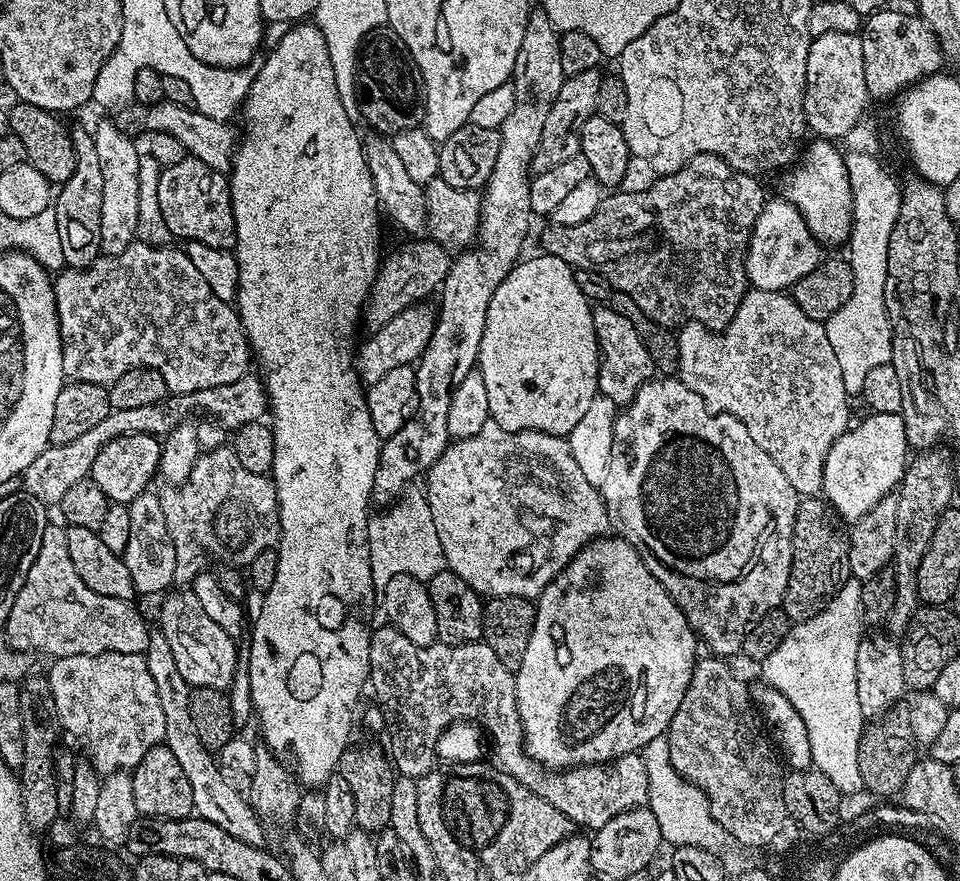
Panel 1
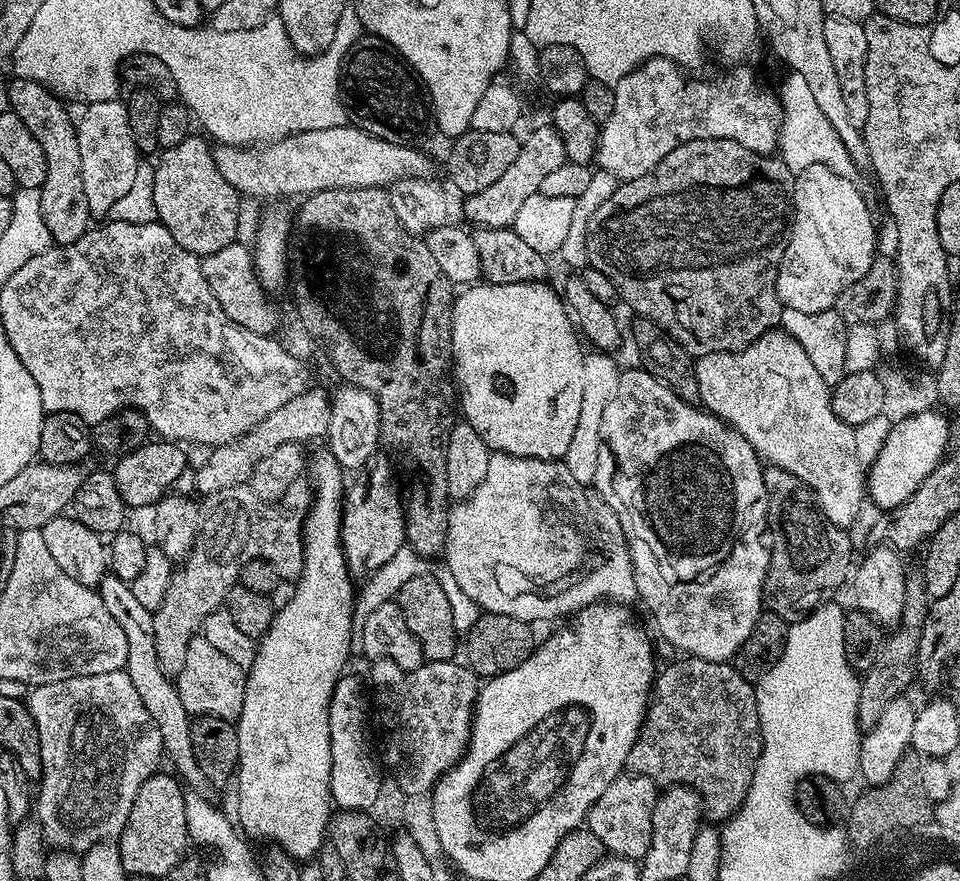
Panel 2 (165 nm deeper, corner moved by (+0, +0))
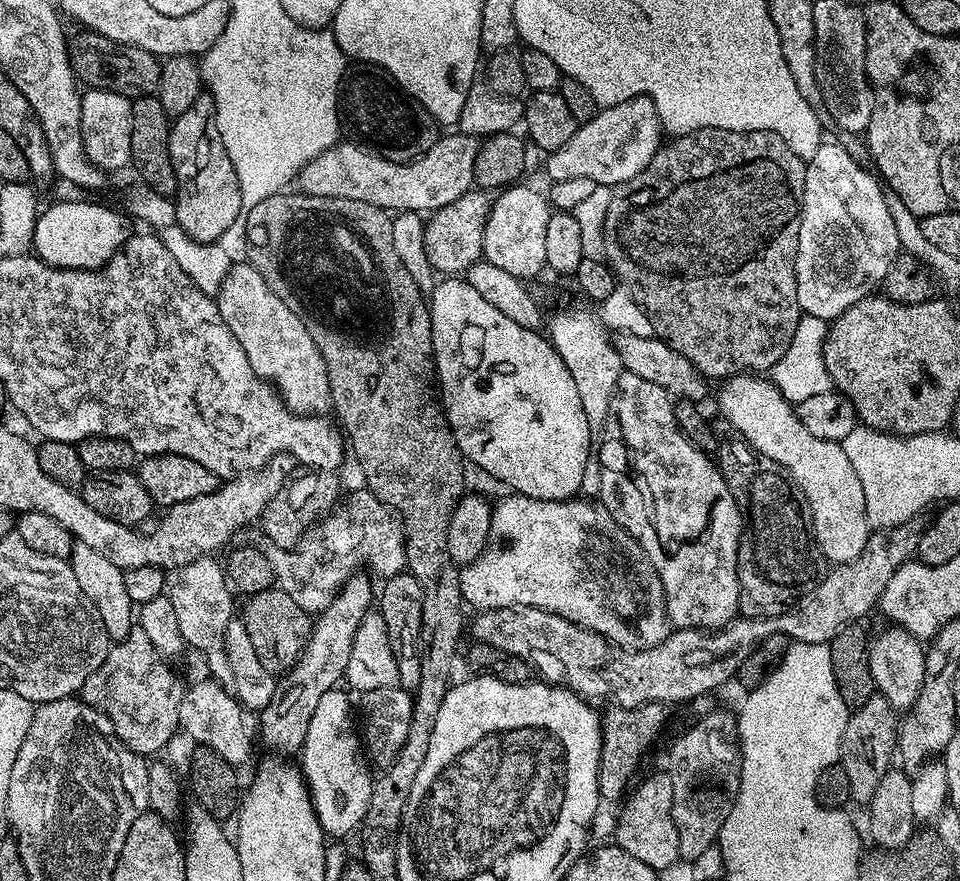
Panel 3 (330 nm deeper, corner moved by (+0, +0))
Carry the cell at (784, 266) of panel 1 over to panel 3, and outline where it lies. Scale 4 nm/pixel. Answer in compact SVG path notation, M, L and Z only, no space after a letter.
M821 143L813 156L807 157L804 169L804 197L800 203L800 233L798 234L798 254L796 255L796 285L798 286L798 302L801 313L805 316L813 316L827 322L831 322L836 317L842 315L854 302L858 302L864 296L875 293L888 278L888 272L897 256L901 255L902 249L898 242L898 234L894 231L894 220L890 218L890 210L886 206L885 191L877 177L864 169L865 165L854 159L848 152L847 147L841 144Z

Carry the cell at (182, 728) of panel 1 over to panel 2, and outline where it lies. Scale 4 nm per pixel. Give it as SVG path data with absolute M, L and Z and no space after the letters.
M111 574L105 575L98 585L98 591L102 598L102 606L106 606L106 610L114 618L114 622L118 622L118 626L122 628L122 634L126 634L124 668L130 674L130 682L134 682L134 690L138 690L138 698L142 698L142 706L146 706L146 710L150 710L150 718L154 718L154 722L158 726L158 734L162 734L167 759L172 759L179 779L189 789L207 789L209 787L208 780L198 768L192 746L190 746L192 724L190 713L186 710L186 706L182 706L182 698L178 694L175 683L158 662L158 654L154 650L153 612L146 610L146 606L138 603L138 598L134 598L132 585L127 580L120 580Z

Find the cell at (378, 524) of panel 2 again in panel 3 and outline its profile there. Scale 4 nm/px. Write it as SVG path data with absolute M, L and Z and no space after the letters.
M364 574L349 576L330 602L330 606L326 606L315 617L303 652L293 667L277 679L274 698L270 698L270 702L258 713L259 739L261 736L266 743L273 744L276 748L285 748L292 754L299 753L304 747L306 730L310 726L310 718L314 718L314 709L317 708L322 694L326 694L344 680L354 634L358 632L358 626L362 626L362 618L366 618L366 614L374 608L373 581L367 575L360 575Z

